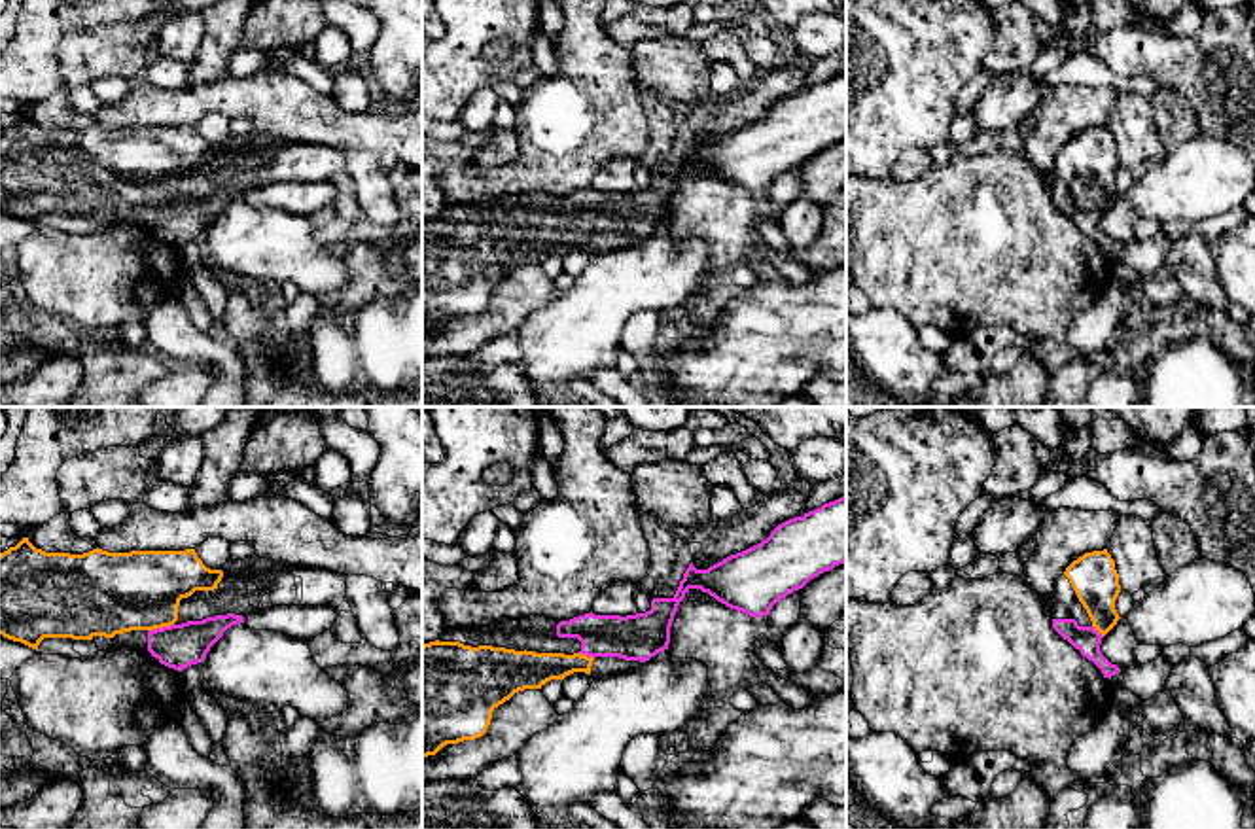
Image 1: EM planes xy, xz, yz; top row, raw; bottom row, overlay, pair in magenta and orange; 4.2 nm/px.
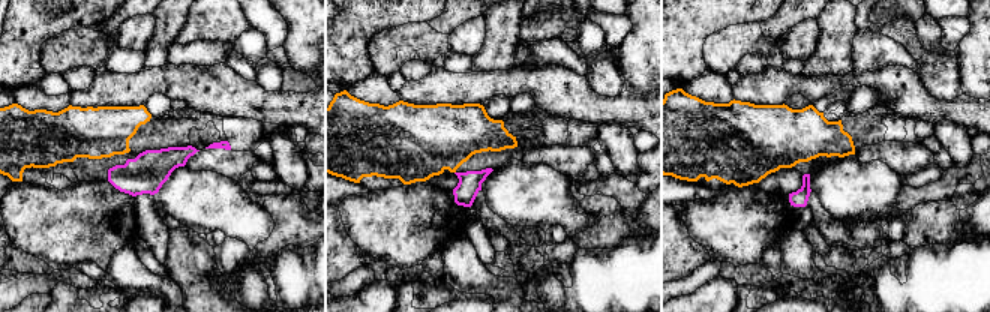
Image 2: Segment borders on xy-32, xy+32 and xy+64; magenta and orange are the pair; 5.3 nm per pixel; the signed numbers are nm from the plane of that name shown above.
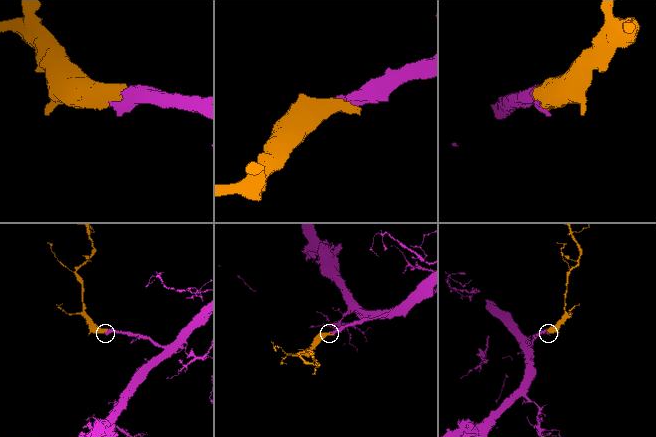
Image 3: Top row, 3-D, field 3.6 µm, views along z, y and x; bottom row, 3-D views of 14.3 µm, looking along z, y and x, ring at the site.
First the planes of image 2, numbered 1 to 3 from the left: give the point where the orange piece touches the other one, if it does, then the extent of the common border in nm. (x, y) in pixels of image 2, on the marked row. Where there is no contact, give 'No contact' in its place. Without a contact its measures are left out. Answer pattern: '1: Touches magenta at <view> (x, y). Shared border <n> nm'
1: No contact
2: No contact
3: No contact

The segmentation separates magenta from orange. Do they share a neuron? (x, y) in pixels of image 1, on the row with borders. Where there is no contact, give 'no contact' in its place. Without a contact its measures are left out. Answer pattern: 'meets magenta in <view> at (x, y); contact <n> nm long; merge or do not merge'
meets magenta in xy at (159, 629); contact 120 nm long; merge

